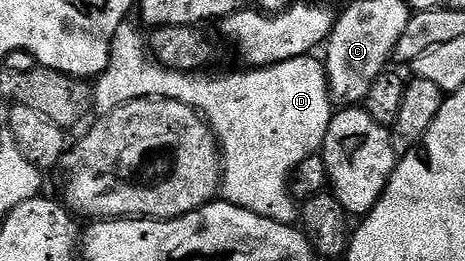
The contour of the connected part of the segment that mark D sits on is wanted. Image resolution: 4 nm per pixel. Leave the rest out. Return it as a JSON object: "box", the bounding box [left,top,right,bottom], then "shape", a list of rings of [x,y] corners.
{"box":[92,21,335,224],"shape":[[[126,21],[119,25],[119,29],[115,29],[107,69],[102,75],[97,76],[92,88],[92,106],[96,110],[98,107],[98,112],[104,113],[136,99],[170,99],[195,109],[209,124],[219,144],[220,198],[251,213],[259,213],[259,217],[292,224],[295,219],[295,200],[289,193],[289,176],[293,174],[297,164],[302,163],[309,155],[318,154],[324,148],[329,122],[335,114],[335,103],[329,93],[324,62],[313,55],[304,55],[270,67],[245,69],[242,70],[242,75],[205,75],[209,73],[169,71],[166,67],[154,63],[147,54],[146,36],[141,36],[137,32],[138,24],[134,23]]]}

